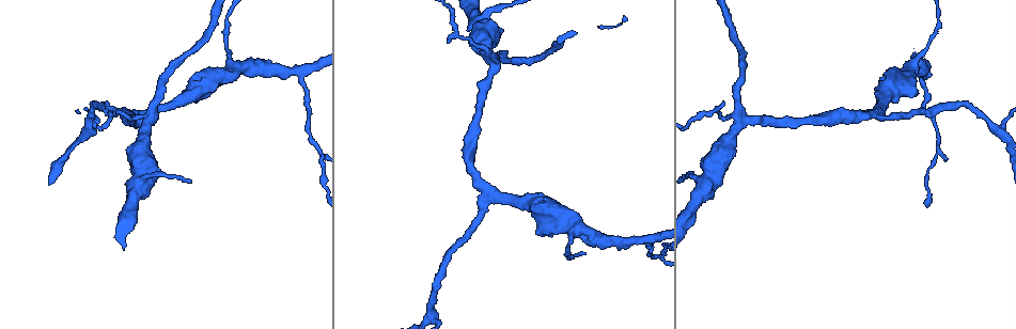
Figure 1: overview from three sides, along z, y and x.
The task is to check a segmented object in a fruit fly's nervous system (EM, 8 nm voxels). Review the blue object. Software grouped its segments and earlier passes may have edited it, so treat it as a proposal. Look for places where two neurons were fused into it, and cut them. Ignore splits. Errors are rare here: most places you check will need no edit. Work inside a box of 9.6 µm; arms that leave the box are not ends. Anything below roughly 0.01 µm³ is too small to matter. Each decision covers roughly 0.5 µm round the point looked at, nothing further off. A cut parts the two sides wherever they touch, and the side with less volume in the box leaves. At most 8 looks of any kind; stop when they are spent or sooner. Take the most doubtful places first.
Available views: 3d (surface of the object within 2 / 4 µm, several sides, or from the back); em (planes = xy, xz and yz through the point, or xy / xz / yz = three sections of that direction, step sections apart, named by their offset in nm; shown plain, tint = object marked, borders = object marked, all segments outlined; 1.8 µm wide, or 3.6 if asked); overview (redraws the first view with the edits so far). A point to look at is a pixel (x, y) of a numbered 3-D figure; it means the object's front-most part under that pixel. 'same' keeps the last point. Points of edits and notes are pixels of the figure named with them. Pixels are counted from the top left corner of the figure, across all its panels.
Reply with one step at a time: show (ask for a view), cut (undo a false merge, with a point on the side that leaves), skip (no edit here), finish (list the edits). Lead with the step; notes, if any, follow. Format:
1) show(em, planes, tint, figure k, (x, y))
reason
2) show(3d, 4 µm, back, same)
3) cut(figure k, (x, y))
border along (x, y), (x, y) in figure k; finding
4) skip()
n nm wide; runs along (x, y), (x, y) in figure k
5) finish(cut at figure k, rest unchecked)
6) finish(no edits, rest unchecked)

show(em, planes, tint, figure 1, (912, 67))
branch point

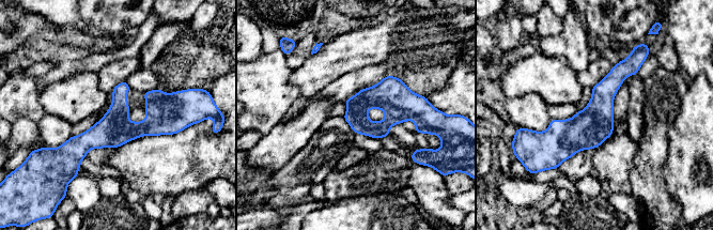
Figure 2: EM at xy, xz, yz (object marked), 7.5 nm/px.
skip()
160 nm wide; continuous, no second neuron

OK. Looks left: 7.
show(3d, 4 µm, figure 1, (704, 188))
abrupt turn

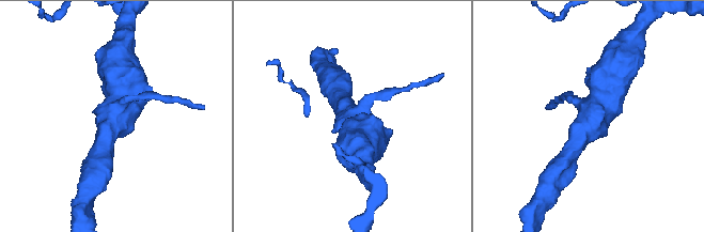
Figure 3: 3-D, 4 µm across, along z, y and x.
show(em, 3.6 µm, planes, tint, figure 3, (114, 119))
3 arms; shape alone is not enough

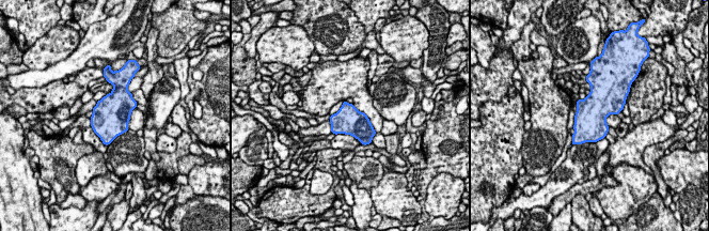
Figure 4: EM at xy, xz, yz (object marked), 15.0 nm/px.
skip()
one neuron here

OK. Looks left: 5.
show(3d, 4 µm, figure 1, (301, 75))
sharp bend

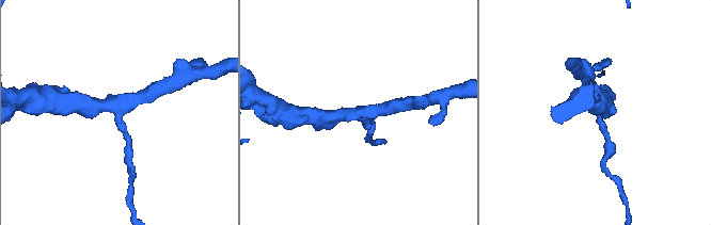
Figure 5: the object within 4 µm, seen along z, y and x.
show(em, planes, tint, figure 5, (356, 111))
now the EM

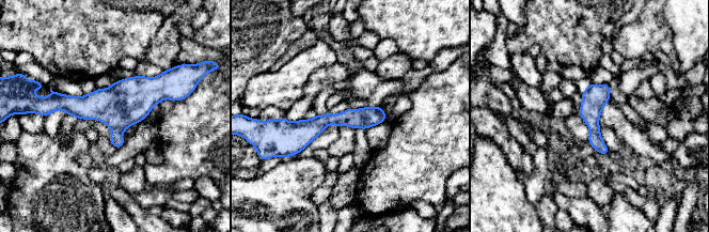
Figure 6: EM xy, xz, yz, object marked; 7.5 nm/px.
skip()
160 nm wide; runs along (171, 94), (48, 105) in figure 6; all the same neuron

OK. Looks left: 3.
finish(no edits, rest unchecked)

